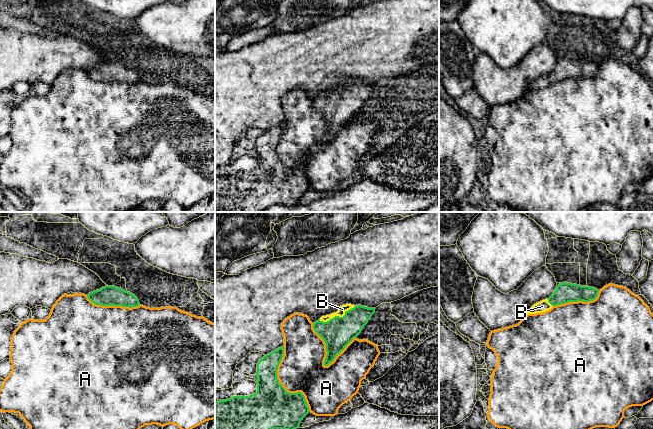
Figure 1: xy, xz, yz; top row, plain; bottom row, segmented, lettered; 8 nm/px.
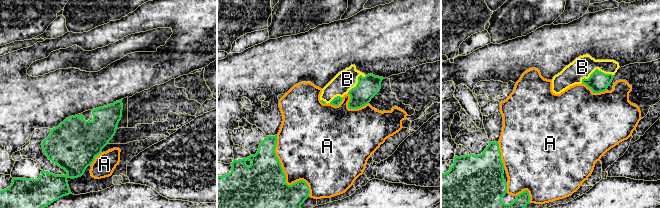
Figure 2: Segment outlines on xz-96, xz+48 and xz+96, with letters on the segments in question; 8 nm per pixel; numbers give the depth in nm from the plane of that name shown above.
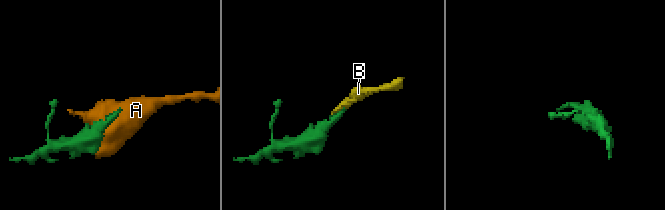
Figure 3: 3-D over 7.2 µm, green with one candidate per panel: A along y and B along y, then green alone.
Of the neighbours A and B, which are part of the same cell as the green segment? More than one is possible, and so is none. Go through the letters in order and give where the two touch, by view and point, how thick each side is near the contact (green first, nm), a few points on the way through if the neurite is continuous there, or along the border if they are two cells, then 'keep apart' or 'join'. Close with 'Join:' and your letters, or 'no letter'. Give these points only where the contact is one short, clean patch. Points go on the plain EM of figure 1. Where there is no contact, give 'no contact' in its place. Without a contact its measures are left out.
A: meets green in xz at (281, 161); 360 nm thick on the green side, 360 nm on the other; keep apart
B: meets green in xz at (337, 92); 240 nm thick on the green side, 70 nm on the other; join
Join: B

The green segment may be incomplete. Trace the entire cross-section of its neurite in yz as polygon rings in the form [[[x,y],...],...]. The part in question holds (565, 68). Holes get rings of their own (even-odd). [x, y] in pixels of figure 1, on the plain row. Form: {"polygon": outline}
{"polygon": [[[563,58],[560,59],[554,69],[545,76],[534,80],[527,88],[528,90],[543,89],[550,86],[553,82],[568,78],[589,78],[597,74],[599,66],[594,63],[581,62],[577,60]]]}

